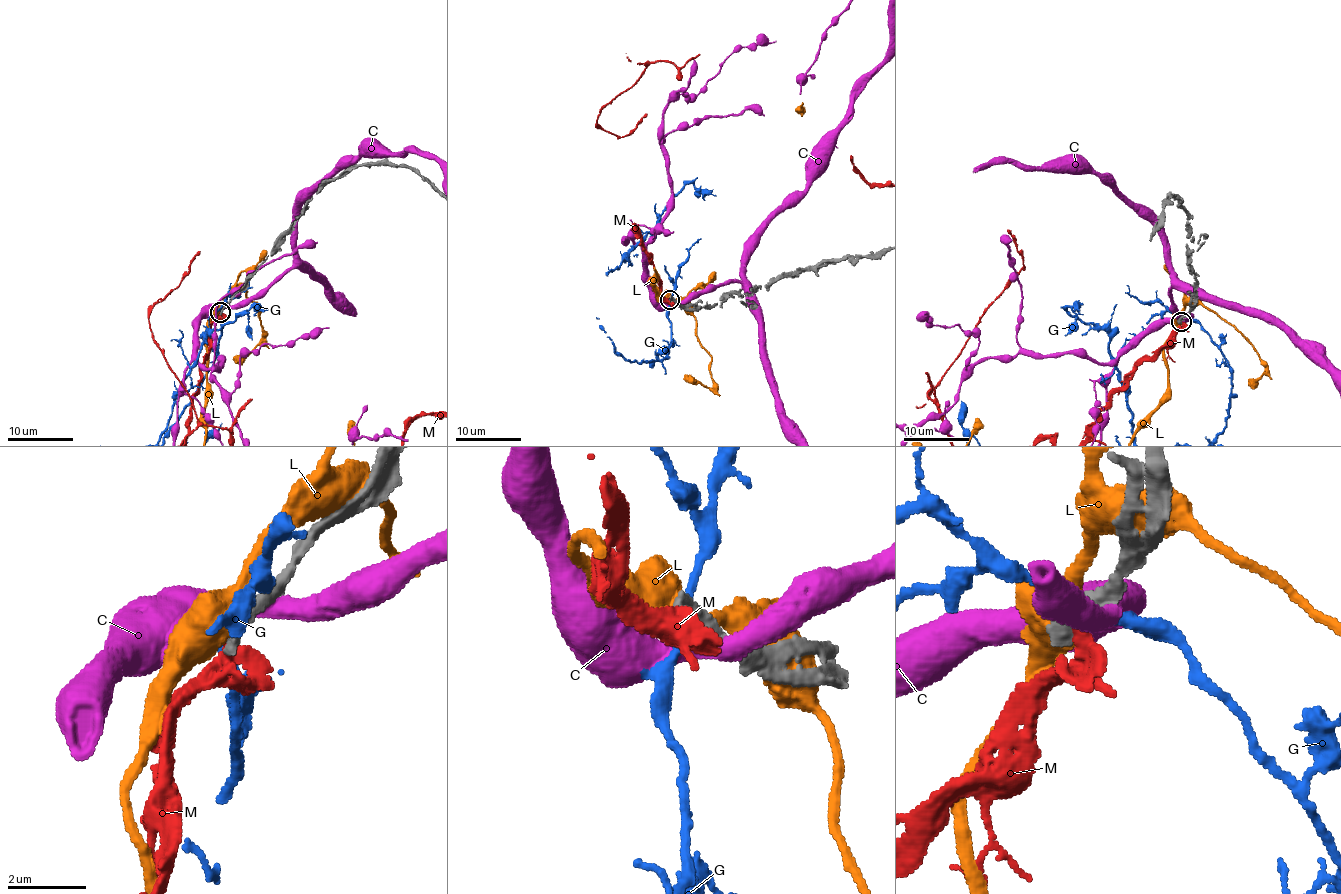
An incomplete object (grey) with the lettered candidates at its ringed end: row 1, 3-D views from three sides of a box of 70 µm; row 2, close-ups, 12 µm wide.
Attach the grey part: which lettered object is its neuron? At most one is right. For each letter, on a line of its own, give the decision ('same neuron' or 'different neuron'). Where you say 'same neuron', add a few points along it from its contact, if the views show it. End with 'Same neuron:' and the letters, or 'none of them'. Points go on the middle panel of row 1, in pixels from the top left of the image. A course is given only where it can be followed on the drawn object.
C: different neuron
G: different neuron
L: different neuron
M: same neuron
Same neuron: M

